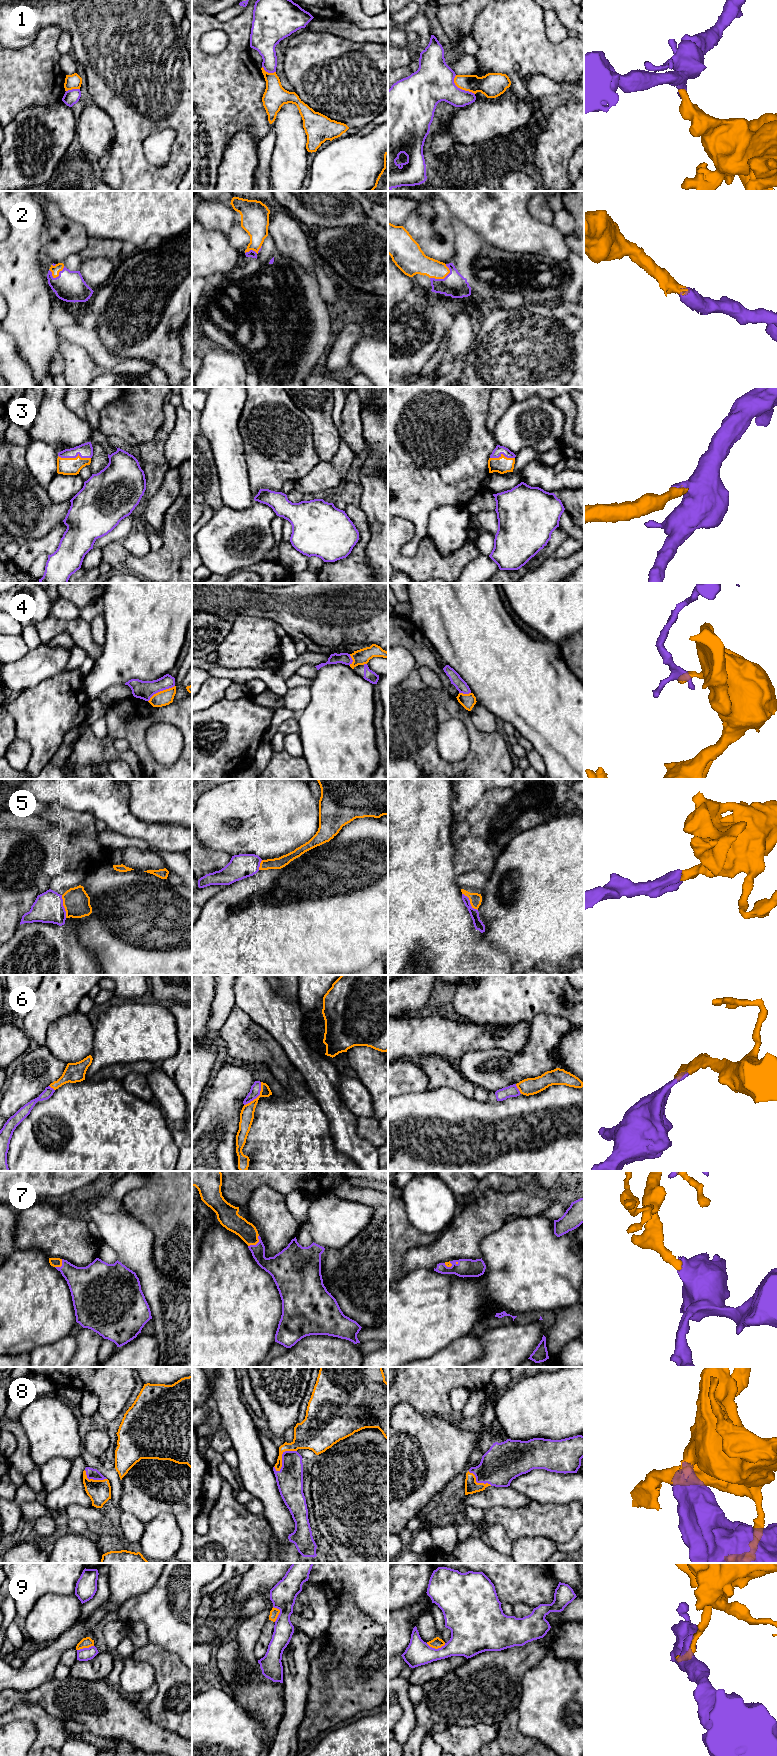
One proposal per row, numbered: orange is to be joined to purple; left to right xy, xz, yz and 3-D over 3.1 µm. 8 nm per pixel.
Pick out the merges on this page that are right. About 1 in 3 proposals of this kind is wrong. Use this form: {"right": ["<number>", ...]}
{"right": ["2", "3", "5", "6", "7", "8"]}

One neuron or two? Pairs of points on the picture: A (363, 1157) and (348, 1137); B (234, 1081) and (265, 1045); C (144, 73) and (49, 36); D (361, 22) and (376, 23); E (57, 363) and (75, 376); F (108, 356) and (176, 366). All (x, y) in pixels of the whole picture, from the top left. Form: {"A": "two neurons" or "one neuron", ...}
{"A": "one neuron", "B": "two neurons", "C": "two neurons", "D": "one neuron", "E": "two neurons", "F": "two neurons"}

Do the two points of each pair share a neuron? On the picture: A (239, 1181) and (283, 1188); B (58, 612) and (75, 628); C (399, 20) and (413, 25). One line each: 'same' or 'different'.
A: same
B: different
C: different

